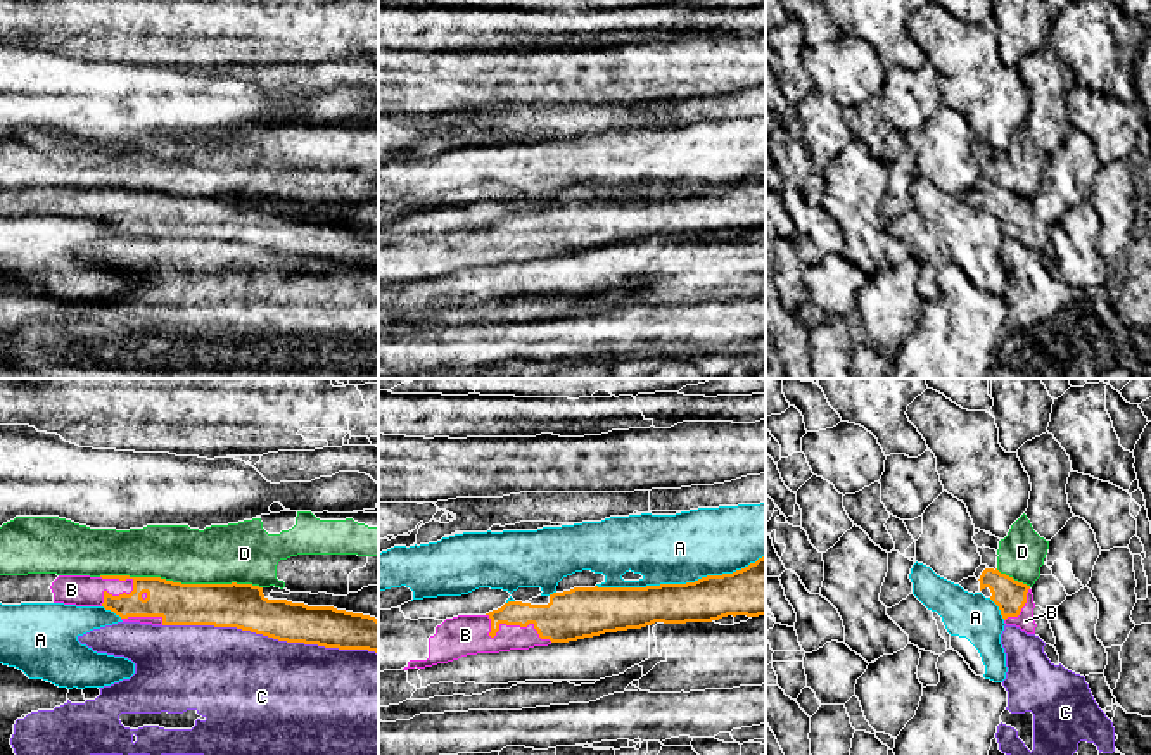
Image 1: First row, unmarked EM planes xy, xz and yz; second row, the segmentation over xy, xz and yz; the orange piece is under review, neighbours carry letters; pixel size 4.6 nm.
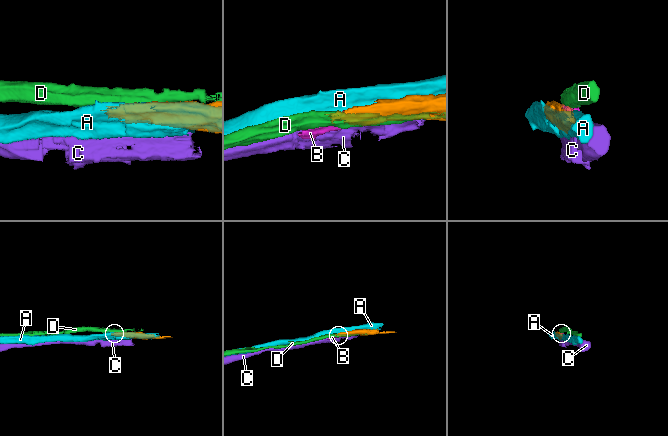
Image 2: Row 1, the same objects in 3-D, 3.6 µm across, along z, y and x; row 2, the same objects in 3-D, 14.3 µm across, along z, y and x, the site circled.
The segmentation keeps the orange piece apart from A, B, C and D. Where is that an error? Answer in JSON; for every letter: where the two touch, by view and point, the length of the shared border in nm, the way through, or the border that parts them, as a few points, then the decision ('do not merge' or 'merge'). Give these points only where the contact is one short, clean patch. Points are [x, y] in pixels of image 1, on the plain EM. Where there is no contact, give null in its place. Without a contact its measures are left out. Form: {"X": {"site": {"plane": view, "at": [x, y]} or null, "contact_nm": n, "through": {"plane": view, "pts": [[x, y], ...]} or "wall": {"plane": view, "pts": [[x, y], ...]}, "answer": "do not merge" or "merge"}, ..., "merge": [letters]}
{"A": {"site": {"plane": "xz", "at": [680, 197]}, "contact_nm": 800, "answer": "do not merge"}, "B": {"site": {"plane": "xz", "at": [510, 237]}, "contact_nm": 340, "answer": "merge"}, "C": {"site": {"plane": "xy", "at": [270, 249]}, "contact_nm": 1000, "answer": "do not merge"}, "D": {"site": {"plane": "xy", "at": [180, 196]}, "contact_nm": 750, "answer": "do not merge"}, "merge": ["B"]}

